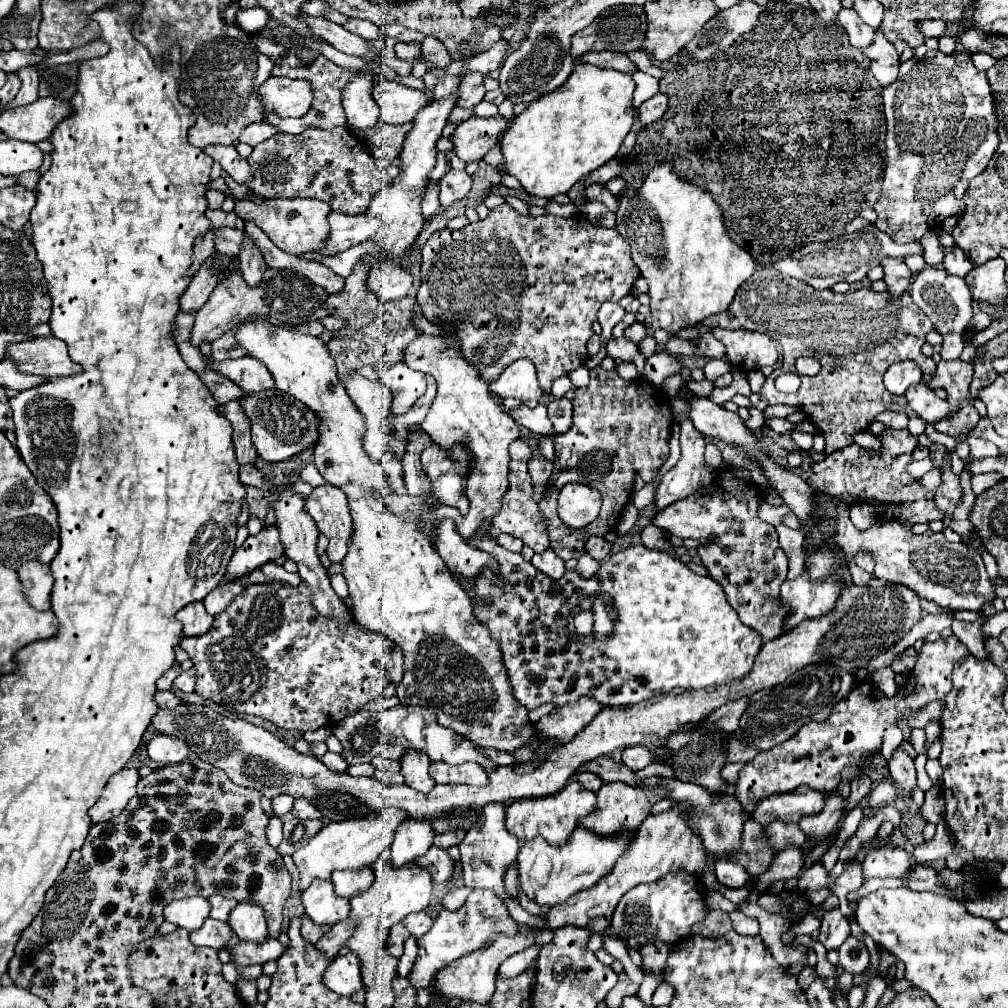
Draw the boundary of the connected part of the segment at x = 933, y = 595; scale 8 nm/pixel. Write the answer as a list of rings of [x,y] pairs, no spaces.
[[[839,508],[837,534],[839,546],[845,550],[847,560],[853,560],[861,550],[869,550],[877,562],[875,578],[903,584],[917,596],[937,602],[951,610],[975,610],[979,612],[987,602],[995,600],[993,582],[985,570],[979,554],[971,552],[965,544],[951,544],[941,532],[925,532],[921,536],[907,532],[901,524],[875,524],[869,530],[857,530],[849,520],[849,508]]]

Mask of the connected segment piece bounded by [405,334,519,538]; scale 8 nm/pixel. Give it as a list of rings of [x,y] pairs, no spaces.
[[[419,334],[405,350],[405,364],[409,368],[431,374],[439,384],[431,410],[421,424],[423,430],[433,438],[435,444],[443,444],[443,448],[449,448],[451,444],[467,444],[475,454],[475,468],[471,476],[467,476],[467,488],[463,490],[471,500],[469,512],[463,516],[455,508],[443,504],[435,512],[435,524],[451,518],[463,538],[473,538],[475,532],[483,524],[491,524],[493,516],[501,510],[503,494],[509,488],[509,444],[519,438],[519,428],[515,420],[507,416],[503,406],[493,400],[493,394],[489,386],[479,378],[477,368],[459,356],[459,348],[445,346],[445,340],[441,336]]]

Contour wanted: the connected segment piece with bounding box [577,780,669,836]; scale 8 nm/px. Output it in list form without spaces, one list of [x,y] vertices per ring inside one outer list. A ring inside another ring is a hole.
[[[607,782],[601,786],[601,790],[597,792],[597,806],[591,814],[583,816],[577,826],[589,828],[593,832],[597,832],[599,836],[613,836],[619,834],[621,830],[631,832],[633,836],[637,834],[639,826],[643,824],[643,820],[651,814],[651,808],[655,802],[663,800],[667,796],[667,788],[663,786],[655,786],[655,788],[641,788],[641,786],[629,786],[625,782]]]

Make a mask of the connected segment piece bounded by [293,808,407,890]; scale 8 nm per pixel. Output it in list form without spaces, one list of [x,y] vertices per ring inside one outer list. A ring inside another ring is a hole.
[[[387,808],[379,814],[371,814],[367,818],[355,818],[355,820],[343,820],[343,822],[329,822],[325,824],[313,840],[309,840],[307,846],[297,850],[293,854],[293,860],[301,874],[299,888],[305,890],[315,878],[329,880],[333,870],[359,870],[363,866],[371,866],[379,852],[383,848],[391,846],[391,840],[395,836],[395,828],[407,820],[407,812],[399,808]]]

